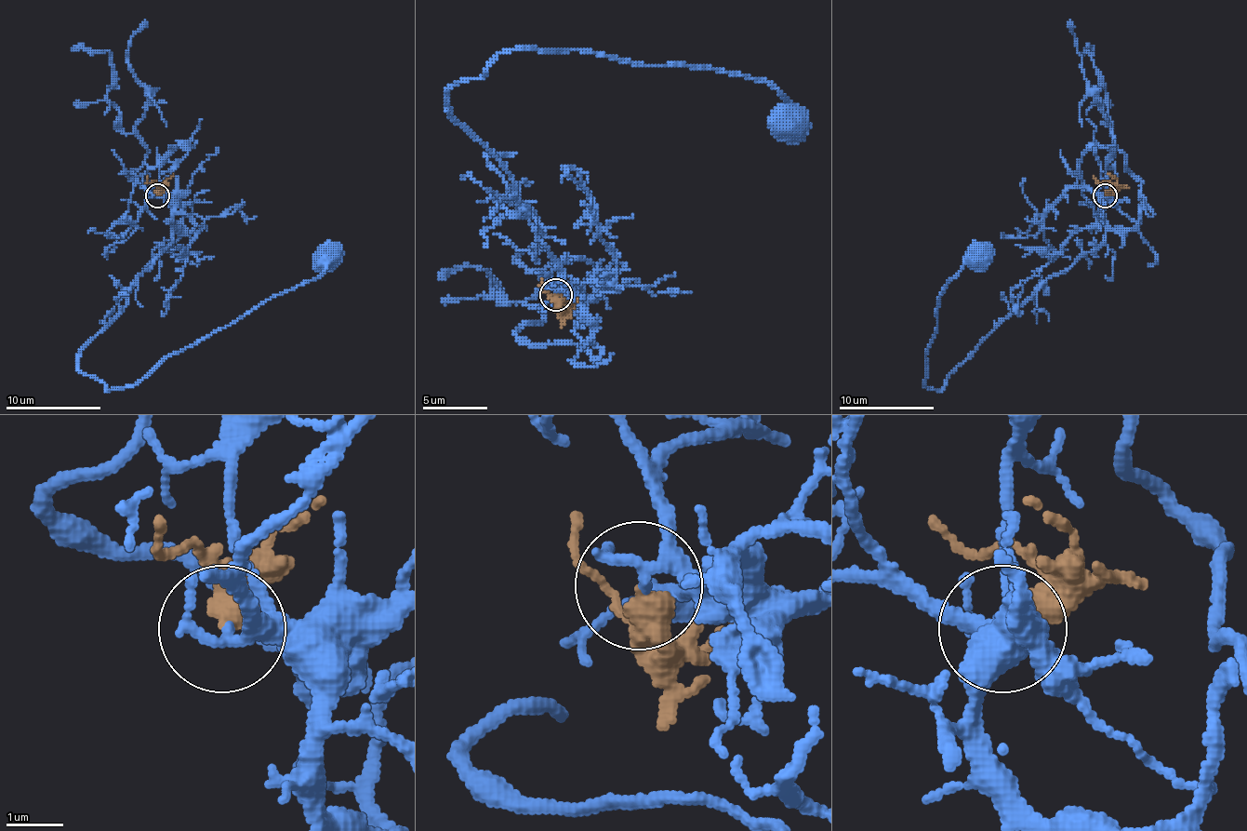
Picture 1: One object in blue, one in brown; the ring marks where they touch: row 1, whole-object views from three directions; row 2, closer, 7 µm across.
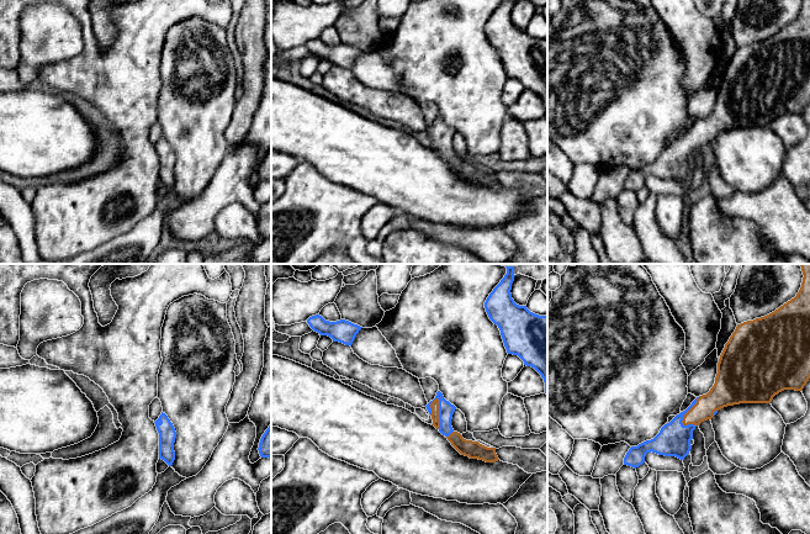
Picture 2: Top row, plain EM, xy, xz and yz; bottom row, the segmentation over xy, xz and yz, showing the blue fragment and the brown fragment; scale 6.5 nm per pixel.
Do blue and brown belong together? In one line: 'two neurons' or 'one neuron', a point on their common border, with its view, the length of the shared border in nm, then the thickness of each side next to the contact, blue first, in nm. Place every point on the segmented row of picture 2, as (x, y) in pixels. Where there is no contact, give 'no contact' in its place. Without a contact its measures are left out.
one neuron; meets blue in xz at (439, 413); contact 200 nm long; 100 nm thick on the blue side, 60 nm on the other

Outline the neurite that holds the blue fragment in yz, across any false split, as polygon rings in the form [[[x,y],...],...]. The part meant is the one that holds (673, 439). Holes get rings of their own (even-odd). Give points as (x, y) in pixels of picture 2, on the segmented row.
[[[810,264],[800,266],[804,277],[796,296],[764,317],[737,324],[720,355],[710,391],[665,424],[653,439],[631,446],[624,465],[636,469],[651,451],[684,460],[692,449],[695,427],[711,419],[719,409],[740,403],[771,403],[784,390],[803,391],[810,379]]]

